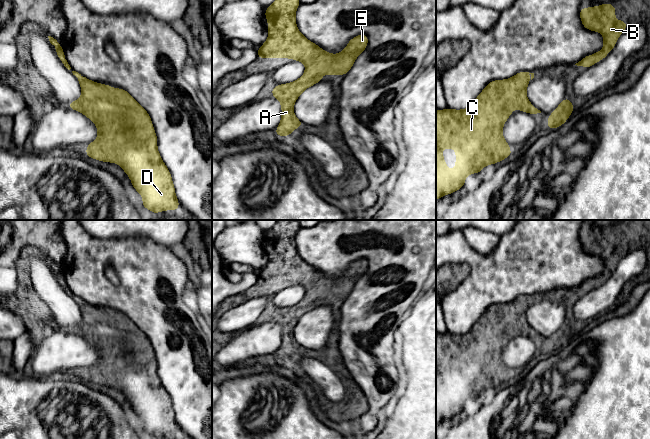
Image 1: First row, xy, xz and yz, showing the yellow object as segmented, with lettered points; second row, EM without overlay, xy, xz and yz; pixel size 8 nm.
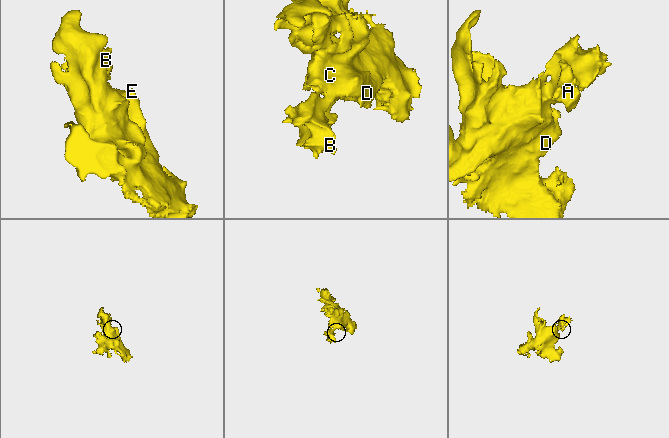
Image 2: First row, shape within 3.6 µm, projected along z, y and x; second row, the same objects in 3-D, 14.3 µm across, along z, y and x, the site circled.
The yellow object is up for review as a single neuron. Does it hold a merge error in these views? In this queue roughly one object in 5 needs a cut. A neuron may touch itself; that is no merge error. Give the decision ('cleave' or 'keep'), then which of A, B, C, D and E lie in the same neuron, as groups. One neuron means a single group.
keep | A B C D E

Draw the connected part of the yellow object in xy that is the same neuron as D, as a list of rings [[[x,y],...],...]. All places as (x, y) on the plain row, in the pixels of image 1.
[[[72,295],[72,297],[77,301],[81,309],[82,320],[77,325],[71,325],[68,328],[68,332],[83,337],[98,352],[98,362],[93,367],[87,369],[85,375],[87,380],[99,385],[114,386],[120,389],[130,401],[134,413],[142,419],[142,431],[151,434],[154,438],[158,438],[163,434],[178,434],[180,428],[175,419],[172,402],[157,374],[157,360],[151,342],[146,334],[124,313],[119,311],[116,315],[112,310],[90,305],[76,295]]]

